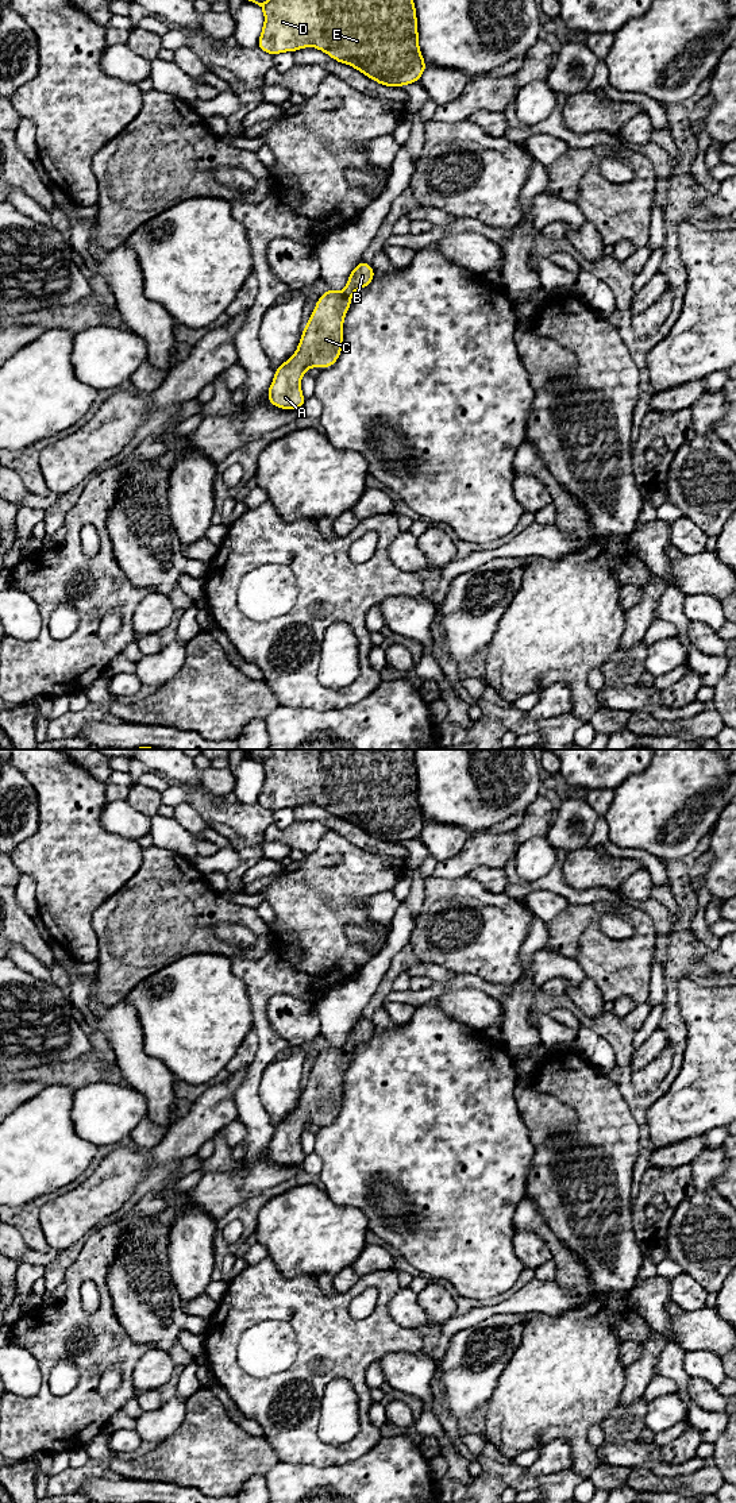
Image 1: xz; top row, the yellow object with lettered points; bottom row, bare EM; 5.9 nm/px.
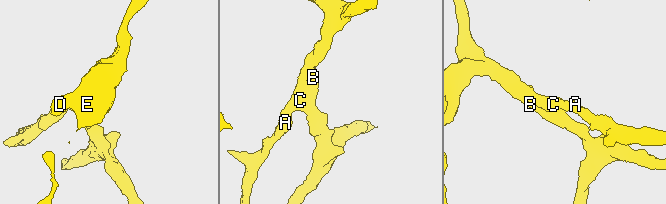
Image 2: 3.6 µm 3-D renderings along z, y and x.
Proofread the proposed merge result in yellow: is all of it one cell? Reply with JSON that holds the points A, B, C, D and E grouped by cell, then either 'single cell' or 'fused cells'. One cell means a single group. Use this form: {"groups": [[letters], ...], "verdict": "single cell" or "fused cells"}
{"groups": [["A", "B", "C", "D", "E"]], "verdict": "single cell"}

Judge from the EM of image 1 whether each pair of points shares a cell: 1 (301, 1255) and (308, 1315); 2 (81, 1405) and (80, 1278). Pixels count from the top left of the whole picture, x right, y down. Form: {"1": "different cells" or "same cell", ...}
{"1": "different cells", "2": "same cell"}

